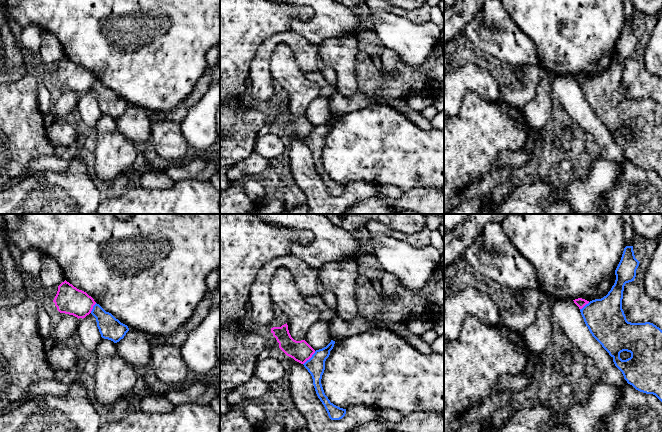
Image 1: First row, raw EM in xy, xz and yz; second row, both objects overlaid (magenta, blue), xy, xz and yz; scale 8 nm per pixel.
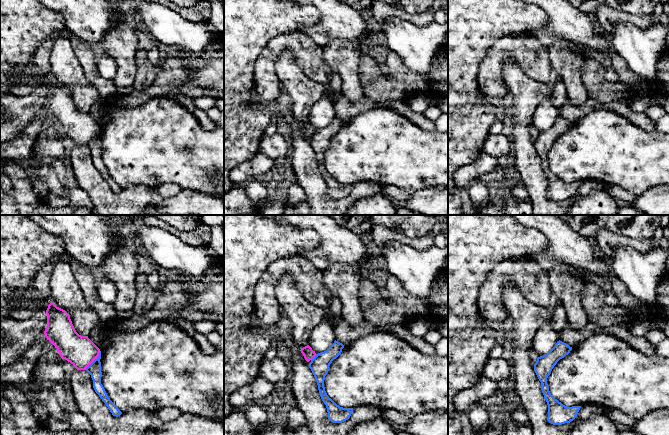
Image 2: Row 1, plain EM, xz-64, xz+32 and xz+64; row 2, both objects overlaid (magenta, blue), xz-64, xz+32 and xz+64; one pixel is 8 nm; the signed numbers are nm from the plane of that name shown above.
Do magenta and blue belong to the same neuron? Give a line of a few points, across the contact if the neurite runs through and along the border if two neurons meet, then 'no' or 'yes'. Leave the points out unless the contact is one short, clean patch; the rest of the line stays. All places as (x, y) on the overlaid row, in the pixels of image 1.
line xz (315, 351), (303, 364); no

